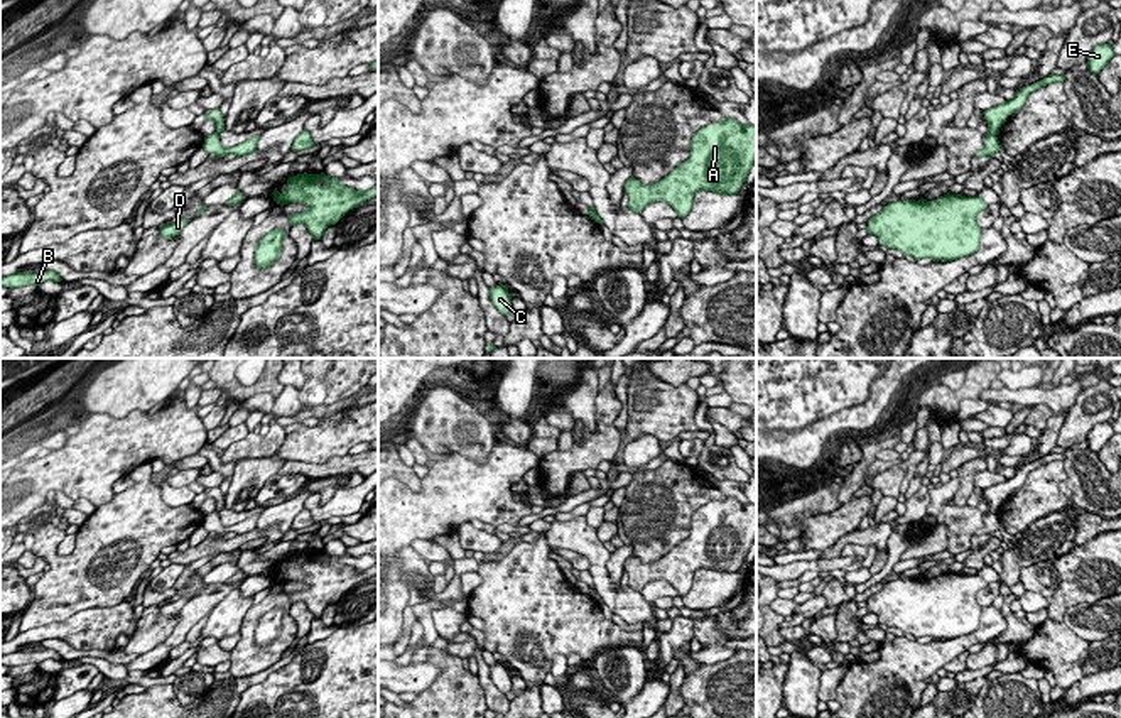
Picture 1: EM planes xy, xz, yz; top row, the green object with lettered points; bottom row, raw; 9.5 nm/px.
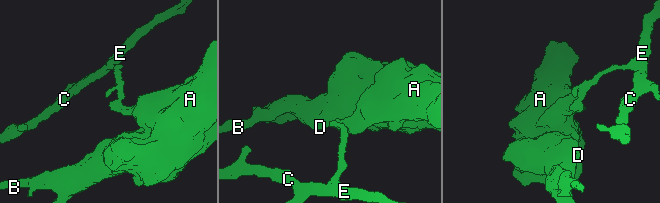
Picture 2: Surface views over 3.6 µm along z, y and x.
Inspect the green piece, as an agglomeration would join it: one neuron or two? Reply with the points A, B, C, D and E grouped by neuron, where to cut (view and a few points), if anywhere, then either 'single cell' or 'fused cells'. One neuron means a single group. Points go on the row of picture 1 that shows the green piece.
A B D / C E | yz (988, 132), (995, 135) | fused cells

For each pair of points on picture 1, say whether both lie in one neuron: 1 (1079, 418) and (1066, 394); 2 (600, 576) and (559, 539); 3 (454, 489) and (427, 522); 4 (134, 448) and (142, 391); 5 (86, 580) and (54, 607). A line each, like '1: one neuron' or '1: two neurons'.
1: two neurons
2: one neuron
3: one neuron
4: two neurons
5: one neuron

